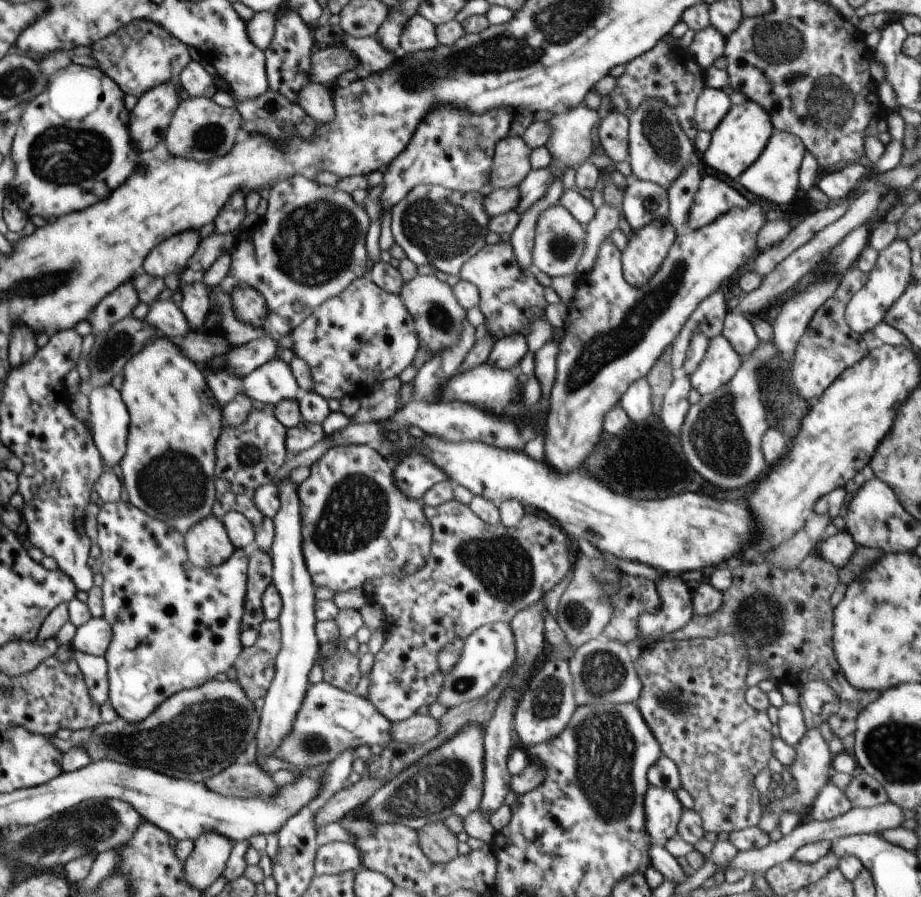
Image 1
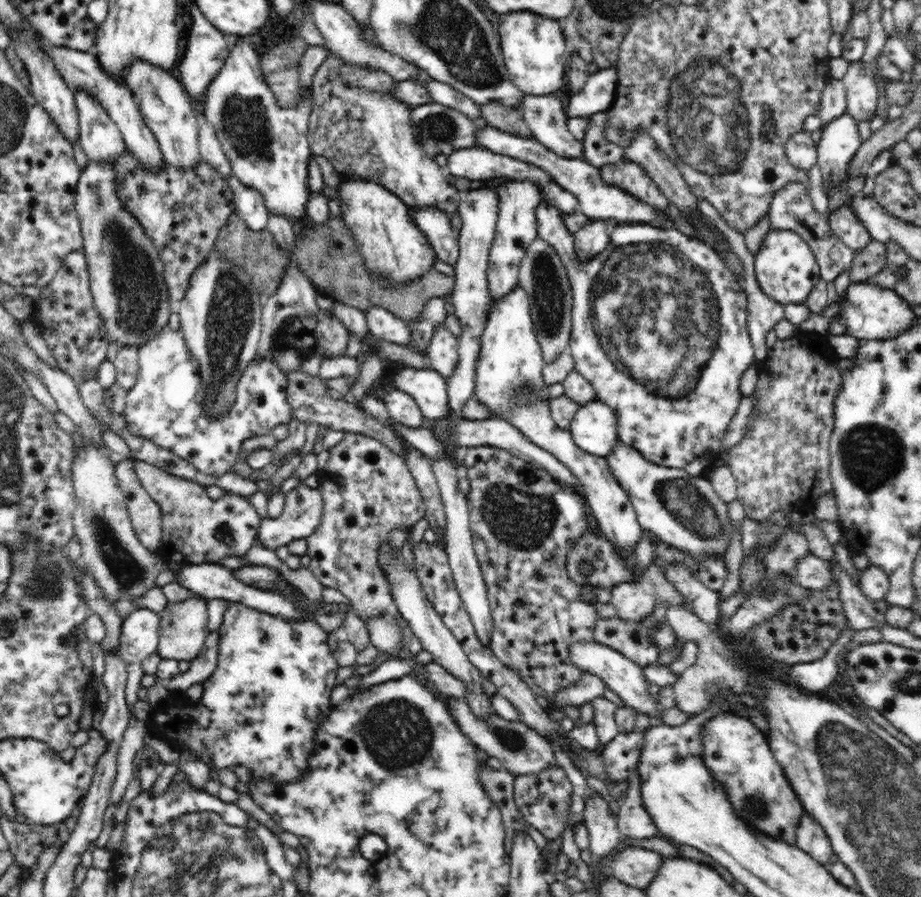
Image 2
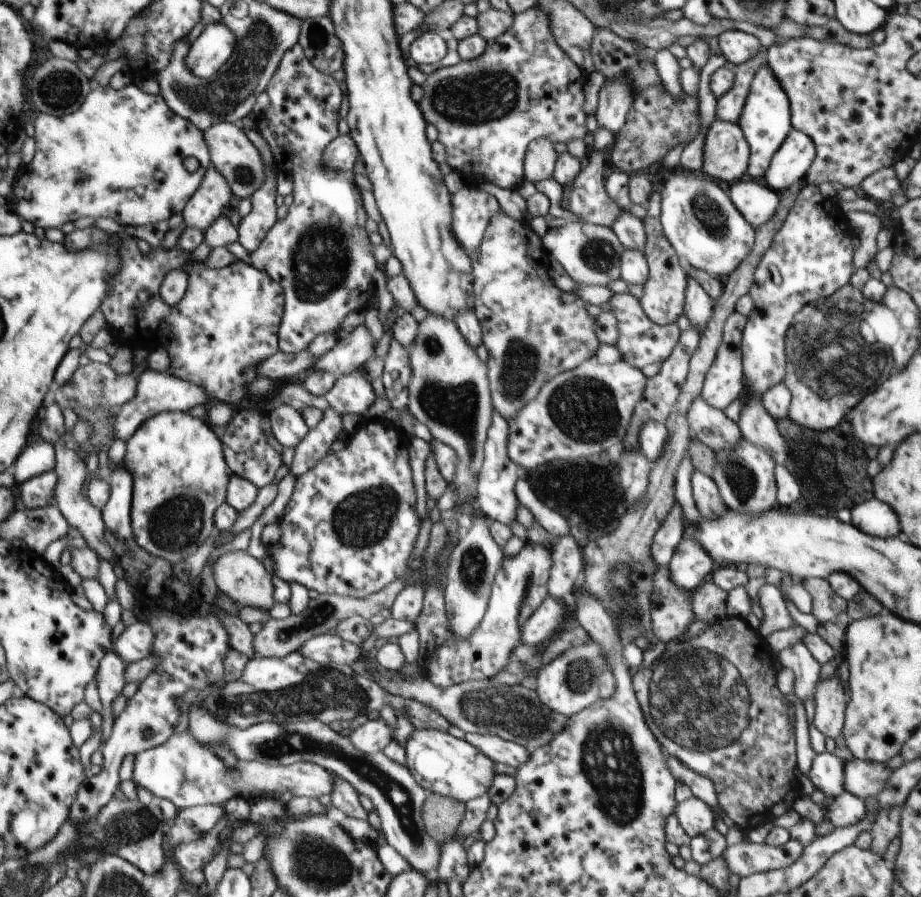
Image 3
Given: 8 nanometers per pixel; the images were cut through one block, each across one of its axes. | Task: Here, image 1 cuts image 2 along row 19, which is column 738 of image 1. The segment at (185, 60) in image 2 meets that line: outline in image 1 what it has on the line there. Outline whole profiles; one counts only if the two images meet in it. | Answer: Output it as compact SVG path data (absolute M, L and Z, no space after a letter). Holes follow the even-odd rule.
M704 175L688 214L689 230L714 222L732 208L746 208L749 201L736 188L716 176Z

